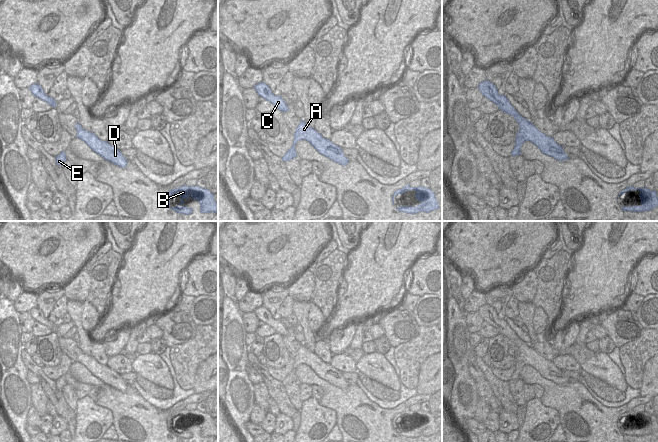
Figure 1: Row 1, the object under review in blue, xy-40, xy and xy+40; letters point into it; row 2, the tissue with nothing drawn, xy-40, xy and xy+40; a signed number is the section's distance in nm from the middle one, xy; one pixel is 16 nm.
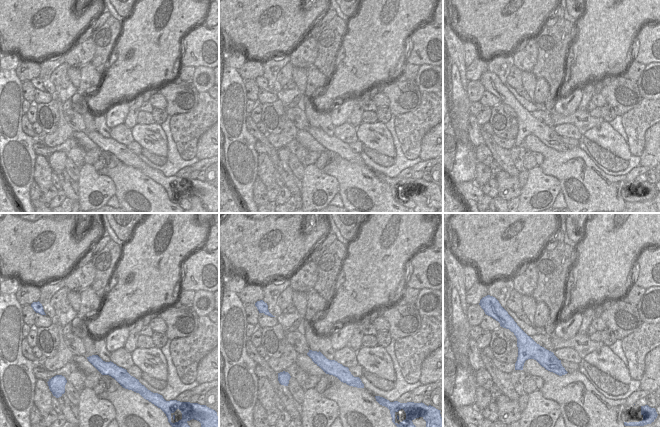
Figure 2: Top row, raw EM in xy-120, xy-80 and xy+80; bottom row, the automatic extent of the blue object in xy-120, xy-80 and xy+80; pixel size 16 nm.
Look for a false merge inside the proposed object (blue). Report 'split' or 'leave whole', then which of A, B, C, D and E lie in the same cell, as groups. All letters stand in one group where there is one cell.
leave whole | A B C D E

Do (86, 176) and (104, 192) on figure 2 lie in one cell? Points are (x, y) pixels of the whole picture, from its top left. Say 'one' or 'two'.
one

